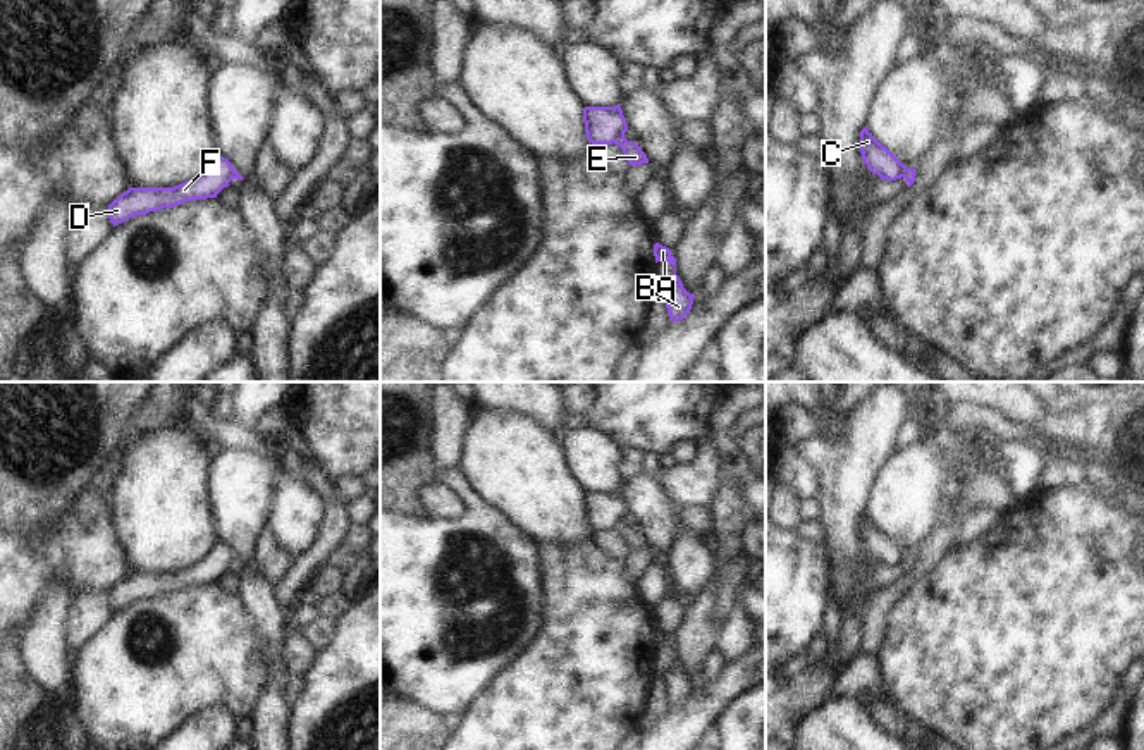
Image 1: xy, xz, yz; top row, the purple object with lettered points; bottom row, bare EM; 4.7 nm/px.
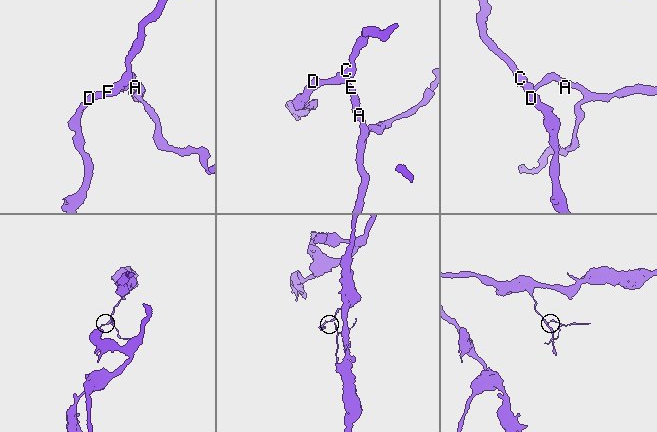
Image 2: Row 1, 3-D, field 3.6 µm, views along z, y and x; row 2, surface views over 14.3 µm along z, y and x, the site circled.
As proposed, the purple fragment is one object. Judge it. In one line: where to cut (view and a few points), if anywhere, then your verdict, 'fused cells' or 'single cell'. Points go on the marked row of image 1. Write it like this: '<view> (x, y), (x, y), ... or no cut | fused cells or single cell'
xz (623, 131), (613, 141) | fused cells

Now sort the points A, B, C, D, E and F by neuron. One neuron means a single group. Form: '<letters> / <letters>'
A B E / C D F

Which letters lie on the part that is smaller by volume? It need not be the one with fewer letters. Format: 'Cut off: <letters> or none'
Cut off: A, B, E

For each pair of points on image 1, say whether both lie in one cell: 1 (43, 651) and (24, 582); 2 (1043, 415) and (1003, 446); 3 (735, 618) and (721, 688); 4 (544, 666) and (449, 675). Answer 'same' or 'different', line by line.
1: different
2: different
3: different
4: different

